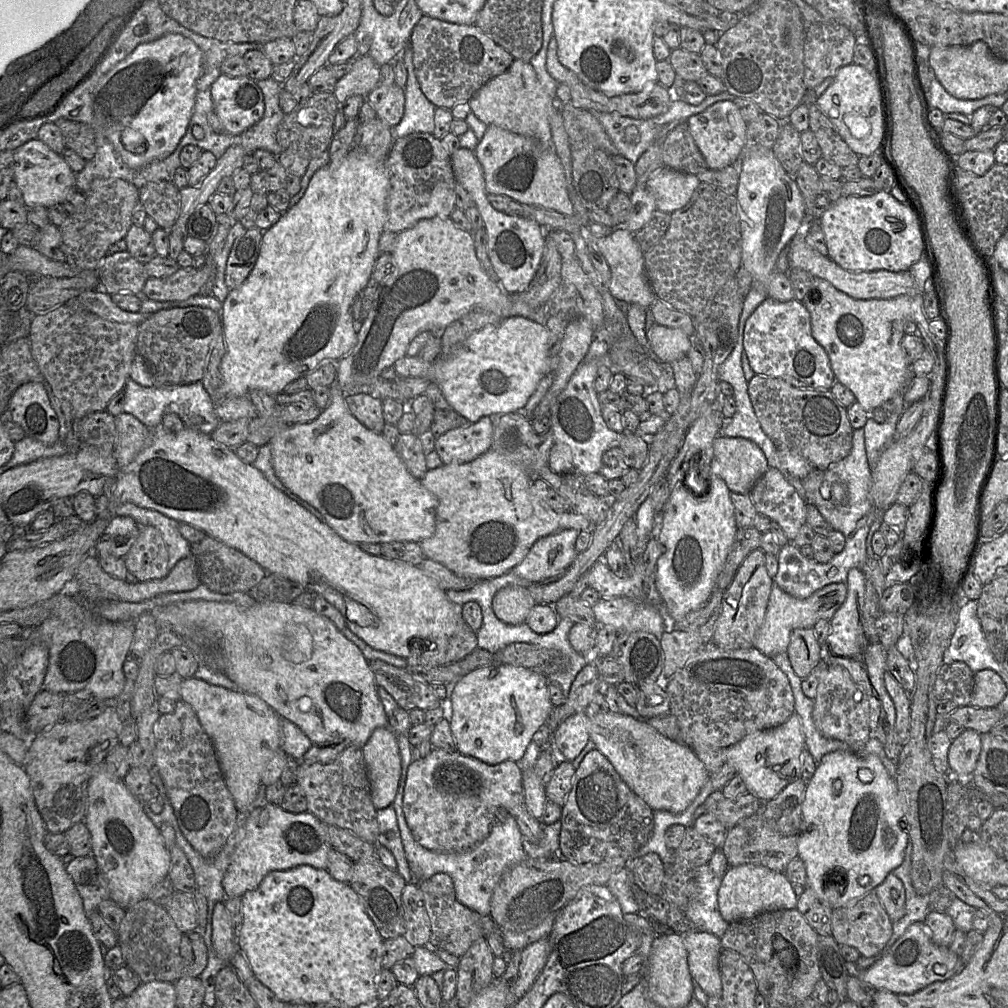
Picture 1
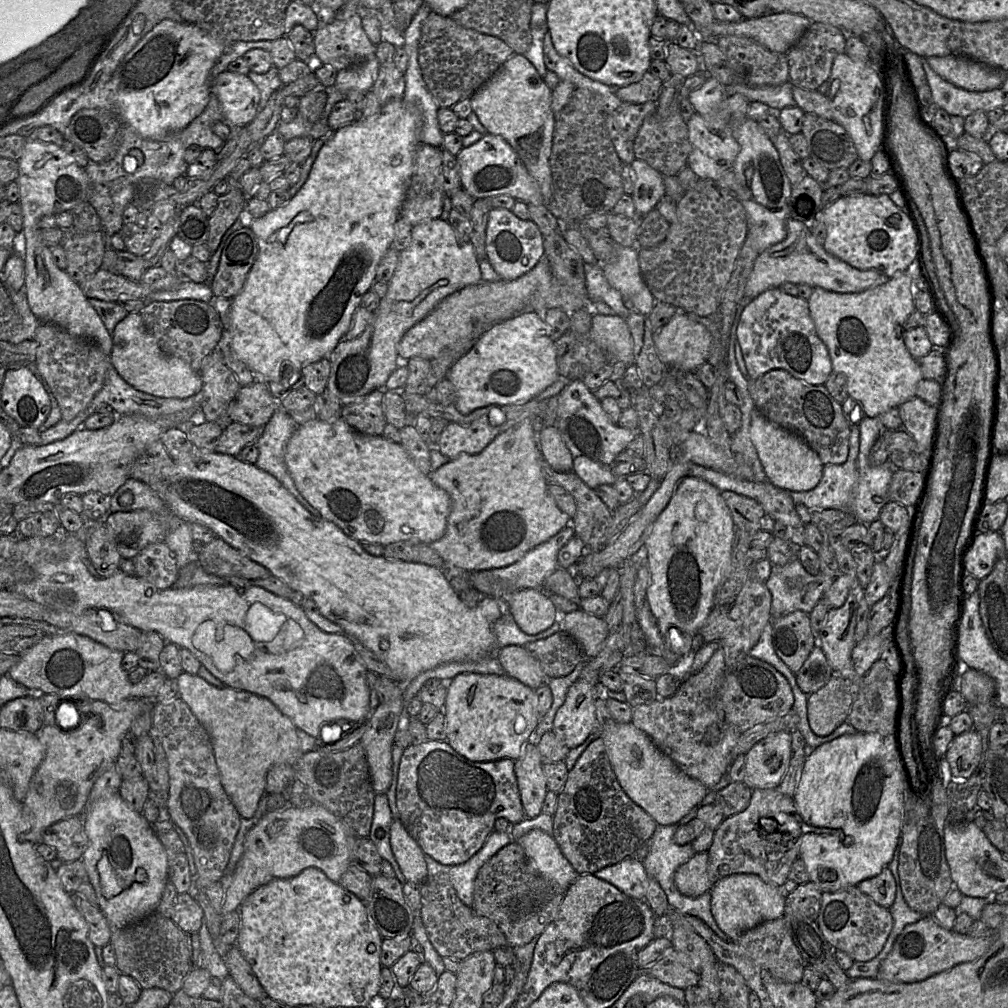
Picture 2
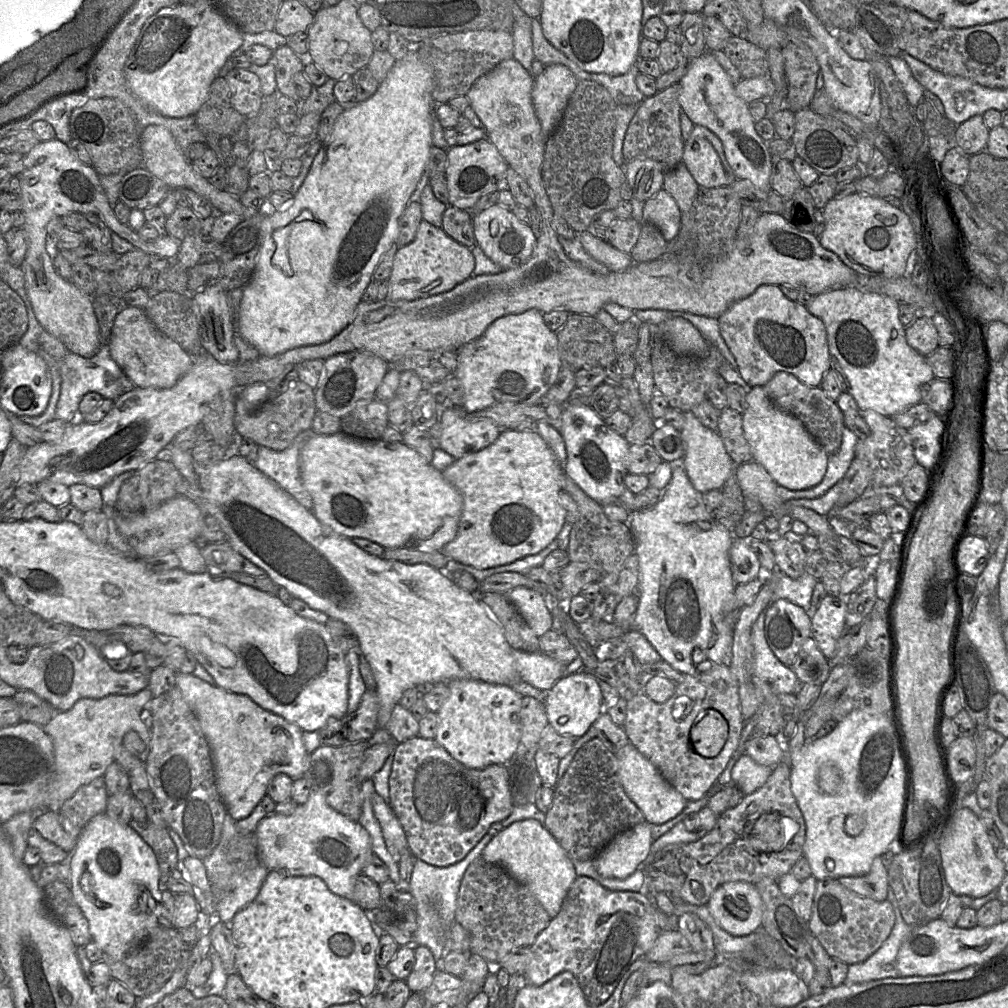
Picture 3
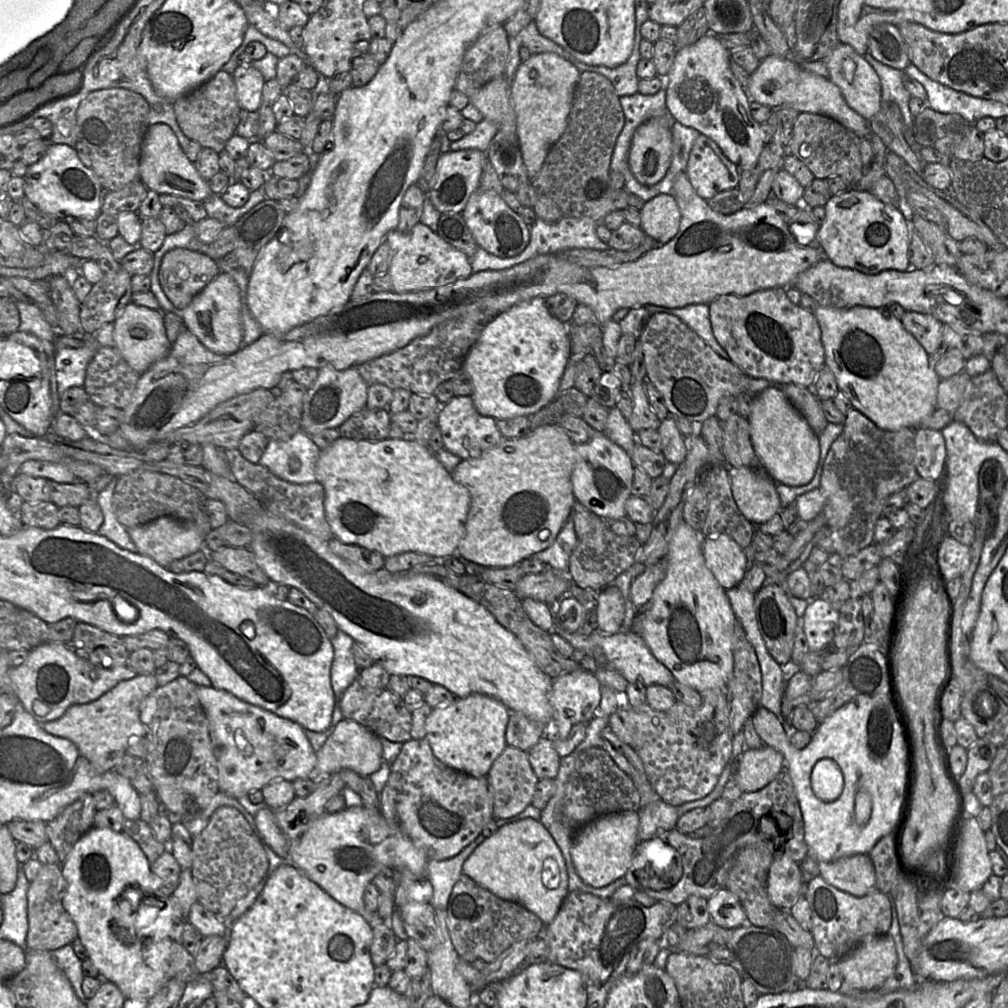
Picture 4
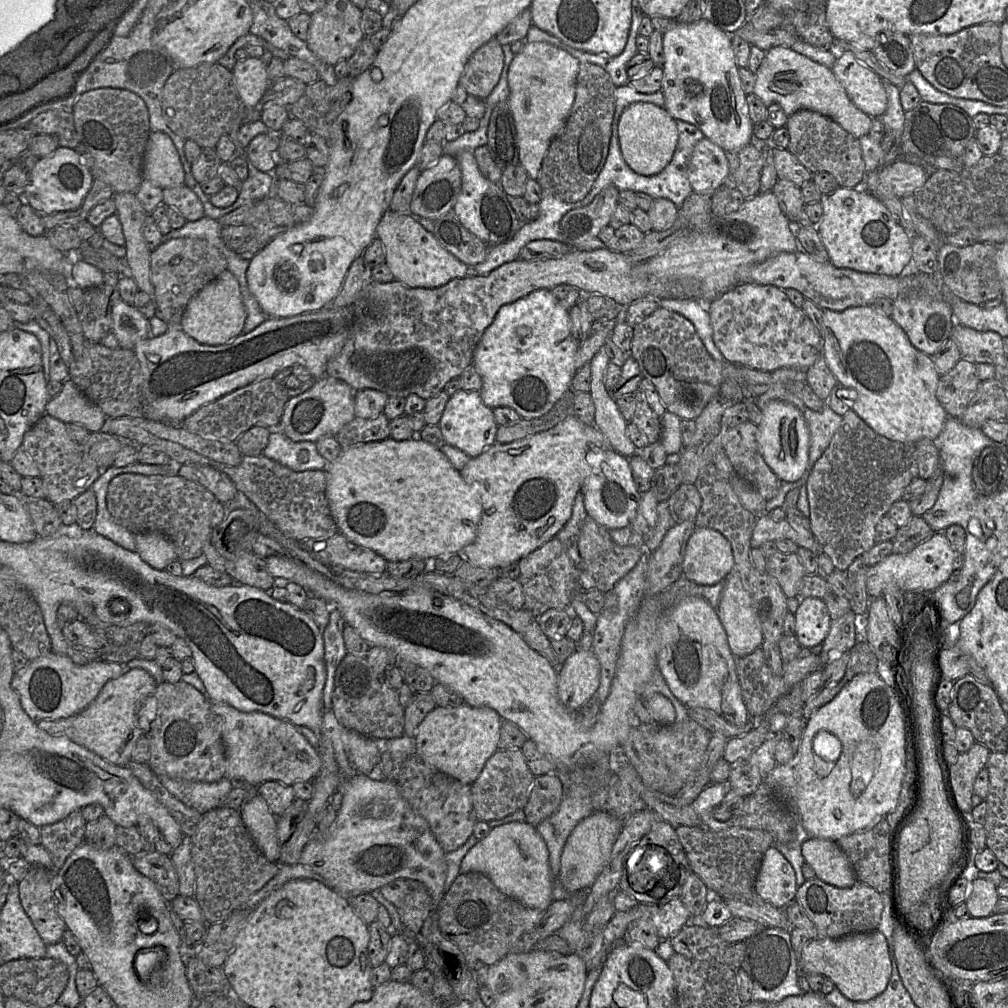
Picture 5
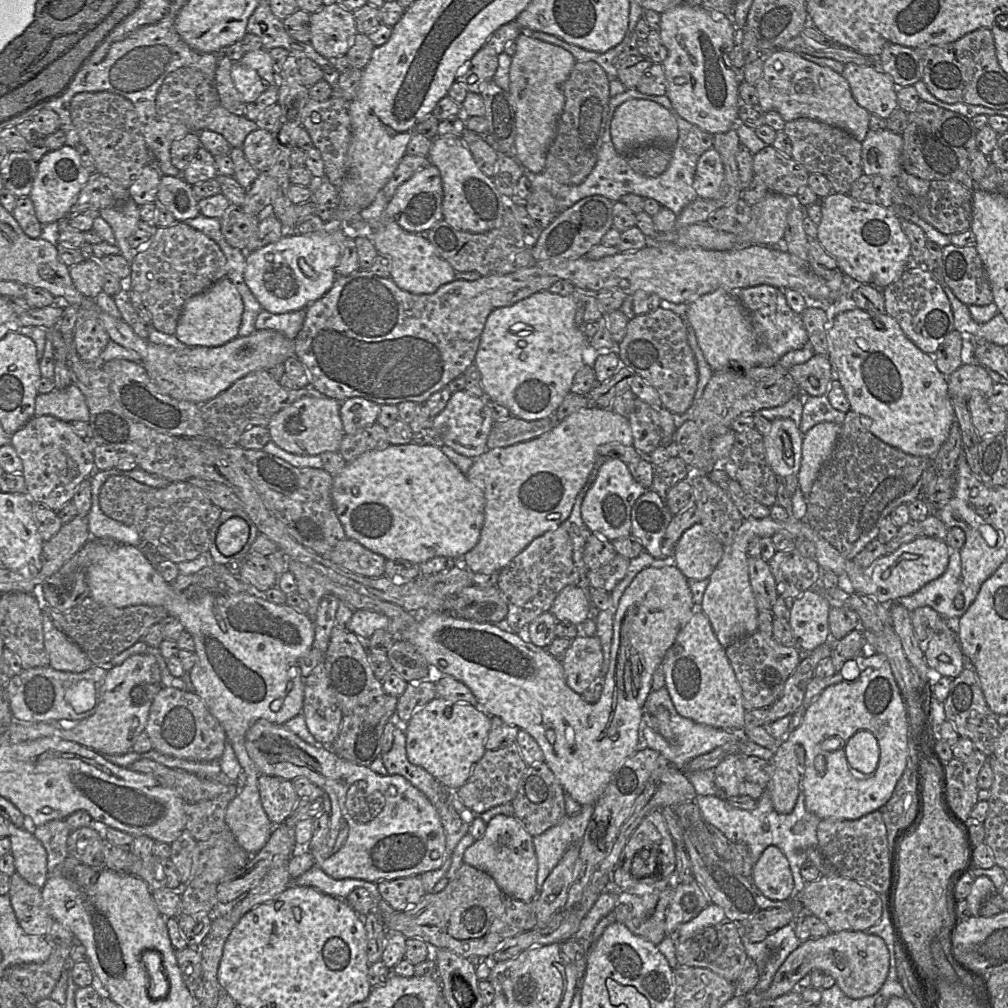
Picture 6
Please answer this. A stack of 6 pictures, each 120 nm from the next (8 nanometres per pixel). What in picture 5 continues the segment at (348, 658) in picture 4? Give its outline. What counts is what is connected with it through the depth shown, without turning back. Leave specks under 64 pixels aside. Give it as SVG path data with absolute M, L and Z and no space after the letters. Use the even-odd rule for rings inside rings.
M332 609L329 622L322 630L324 640L324 660L326 665L326 682L323 689L324 711L332 710L335 671L339 663L348 653L343 639L345 625L346 623L340 612L336 609Z

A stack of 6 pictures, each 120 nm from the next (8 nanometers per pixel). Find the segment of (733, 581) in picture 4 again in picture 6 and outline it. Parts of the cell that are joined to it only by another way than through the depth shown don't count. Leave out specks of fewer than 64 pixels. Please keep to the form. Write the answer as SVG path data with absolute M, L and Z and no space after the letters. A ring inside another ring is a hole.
M702 524L687 529L674 547L673 561L688 580L709 579L724 553L724 546Z

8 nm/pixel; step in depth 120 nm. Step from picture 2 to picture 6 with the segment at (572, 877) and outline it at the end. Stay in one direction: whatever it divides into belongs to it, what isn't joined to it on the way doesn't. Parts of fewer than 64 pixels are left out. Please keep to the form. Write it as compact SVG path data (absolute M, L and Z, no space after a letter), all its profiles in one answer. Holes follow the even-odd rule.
M496 815L487 823L483 837L466 849L463 863L491 876L505 895L530 903L538 895L536 885L538 863L533 839L534 837L515 817Z

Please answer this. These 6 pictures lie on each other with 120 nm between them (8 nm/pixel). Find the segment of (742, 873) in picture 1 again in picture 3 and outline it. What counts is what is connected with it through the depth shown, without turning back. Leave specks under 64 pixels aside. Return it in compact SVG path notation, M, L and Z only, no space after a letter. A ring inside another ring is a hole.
M753 883L722 884L706 905L716 923L731 935L745 936L761 929L764 904Z

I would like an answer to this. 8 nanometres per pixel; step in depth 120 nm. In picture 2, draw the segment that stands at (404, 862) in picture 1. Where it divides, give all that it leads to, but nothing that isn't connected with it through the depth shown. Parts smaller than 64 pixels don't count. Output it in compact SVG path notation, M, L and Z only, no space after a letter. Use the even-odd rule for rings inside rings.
M375 794L373 822L368 838L375 844L379 855L388 861L395 877L403 885L407 881L393 855L390 845L390 827L393 821L391 809L385 794Z

